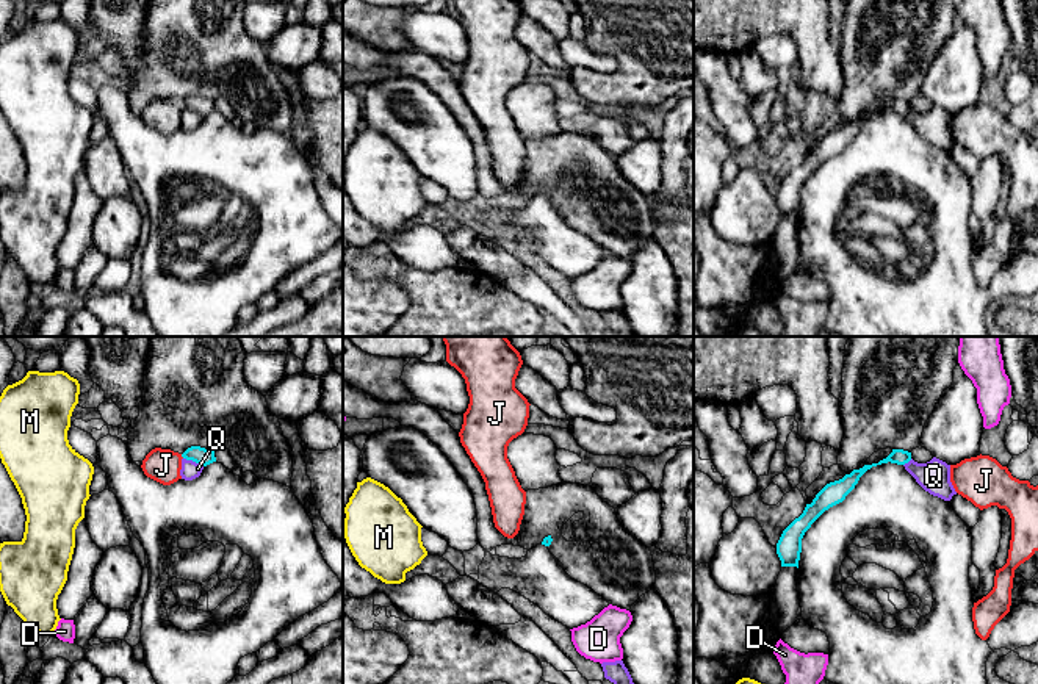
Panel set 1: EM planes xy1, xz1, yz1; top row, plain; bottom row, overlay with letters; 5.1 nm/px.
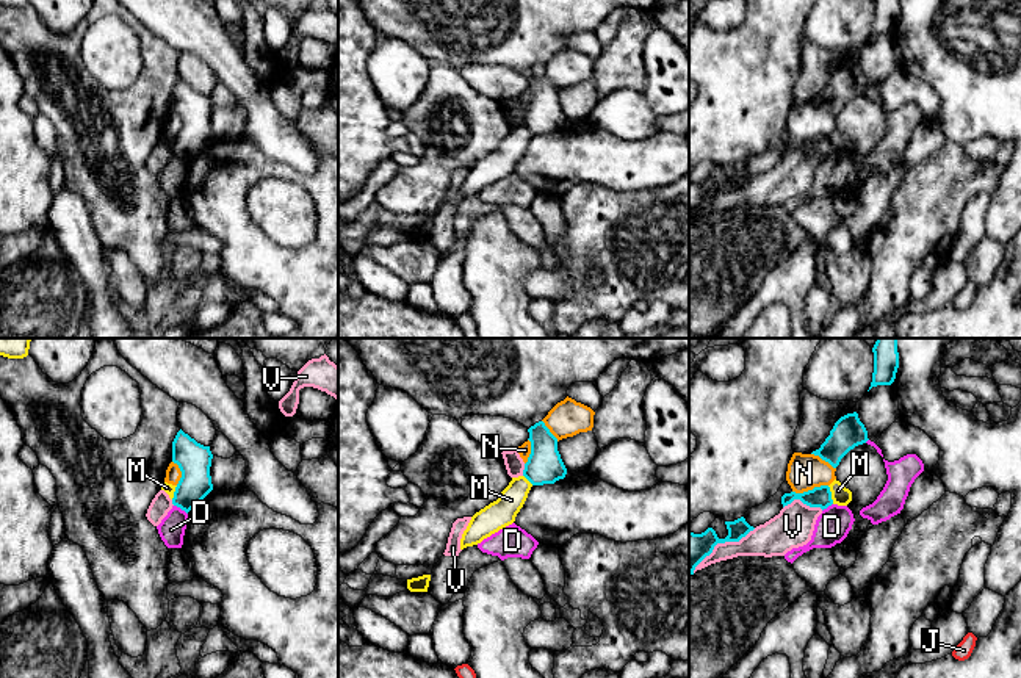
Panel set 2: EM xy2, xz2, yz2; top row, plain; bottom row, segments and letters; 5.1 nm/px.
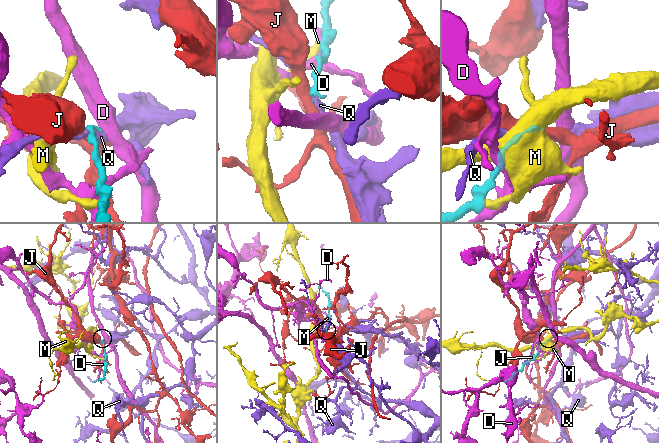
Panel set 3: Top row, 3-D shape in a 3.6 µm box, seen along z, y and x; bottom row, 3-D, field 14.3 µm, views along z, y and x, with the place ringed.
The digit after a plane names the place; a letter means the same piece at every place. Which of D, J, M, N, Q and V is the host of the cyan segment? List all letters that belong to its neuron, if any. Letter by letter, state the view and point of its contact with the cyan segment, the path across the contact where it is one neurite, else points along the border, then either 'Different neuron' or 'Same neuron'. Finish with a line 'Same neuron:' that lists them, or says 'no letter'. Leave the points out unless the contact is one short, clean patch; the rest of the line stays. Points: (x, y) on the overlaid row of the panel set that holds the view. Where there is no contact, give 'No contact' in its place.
D: Touches cyan at xy2 (180, 508). Different neuron
J: Touches cyan at xy1 (182, 456). Boundary: xy1 (180, 454), (183, 457). Different neuron
M: Touches cyan at yz2 (830, 495). Boundary: yz2 (827, 486), (833, 503). Different neuron
N: Touches cyan at yz2 (810, 490). Different neuron
Q: Touches cyan at xy1 (193, 460). Boundary: xy1 (183, 457), (202, 467). Different neuron
V: Touches cyan at yz2 (722, 542). Different neuron
Same neuron: no letter

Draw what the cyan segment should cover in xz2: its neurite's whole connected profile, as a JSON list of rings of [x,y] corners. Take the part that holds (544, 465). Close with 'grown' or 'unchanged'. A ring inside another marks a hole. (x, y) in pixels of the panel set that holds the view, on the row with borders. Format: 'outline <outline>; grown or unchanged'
outline [[[543,421],[528,429],[531,454],[525,463],[523,476],[532,485],[554,484],[564,479],[567,468],[557,451],[557,438],[550,432]]]; unchanged

